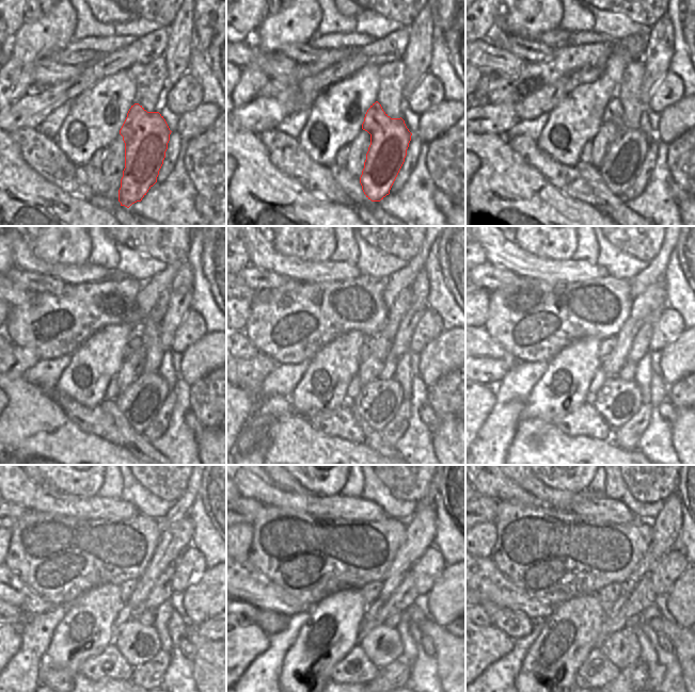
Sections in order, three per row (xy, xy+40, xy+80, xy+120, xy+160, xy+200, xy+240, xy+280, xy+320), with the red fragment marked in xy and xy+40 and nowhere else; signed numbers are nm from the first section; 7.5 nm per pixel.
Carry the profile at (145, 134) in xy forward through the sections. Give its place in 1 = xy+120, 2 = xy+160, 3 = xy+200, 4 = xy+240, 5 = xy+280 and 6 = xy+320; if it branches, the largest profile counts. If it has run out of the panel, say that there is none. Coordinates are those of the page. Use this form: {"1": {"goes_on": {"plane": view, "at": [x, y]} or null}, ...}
{"1": {"goes_on": {"plane": "xy+120", "at": [140, 403]}}, "2": {"goes_on": {"plane": "xy+160", "at": [378, 402]}}, "3": {"goes_on": {"plane": "xy+200", "at": [617, 401]}}, "4": {"goes_on": {"plane": "xy+240", "at": [138, 643]}}, "5": {"goes_on": {"plane": "xy+280", "at": [382, 645]}}, "6": {"goes_on": {"plane": "xy+320", "at": [622, 648]}}}

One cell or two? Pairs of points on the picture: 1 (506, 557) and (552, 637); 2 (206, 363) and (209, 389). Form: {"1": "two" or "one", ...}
{"1": "two", "2": "two"}

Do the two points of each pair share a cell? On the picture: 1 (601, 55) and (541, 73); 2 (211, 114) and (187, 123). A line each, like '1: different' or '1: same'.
1: same
2: same

